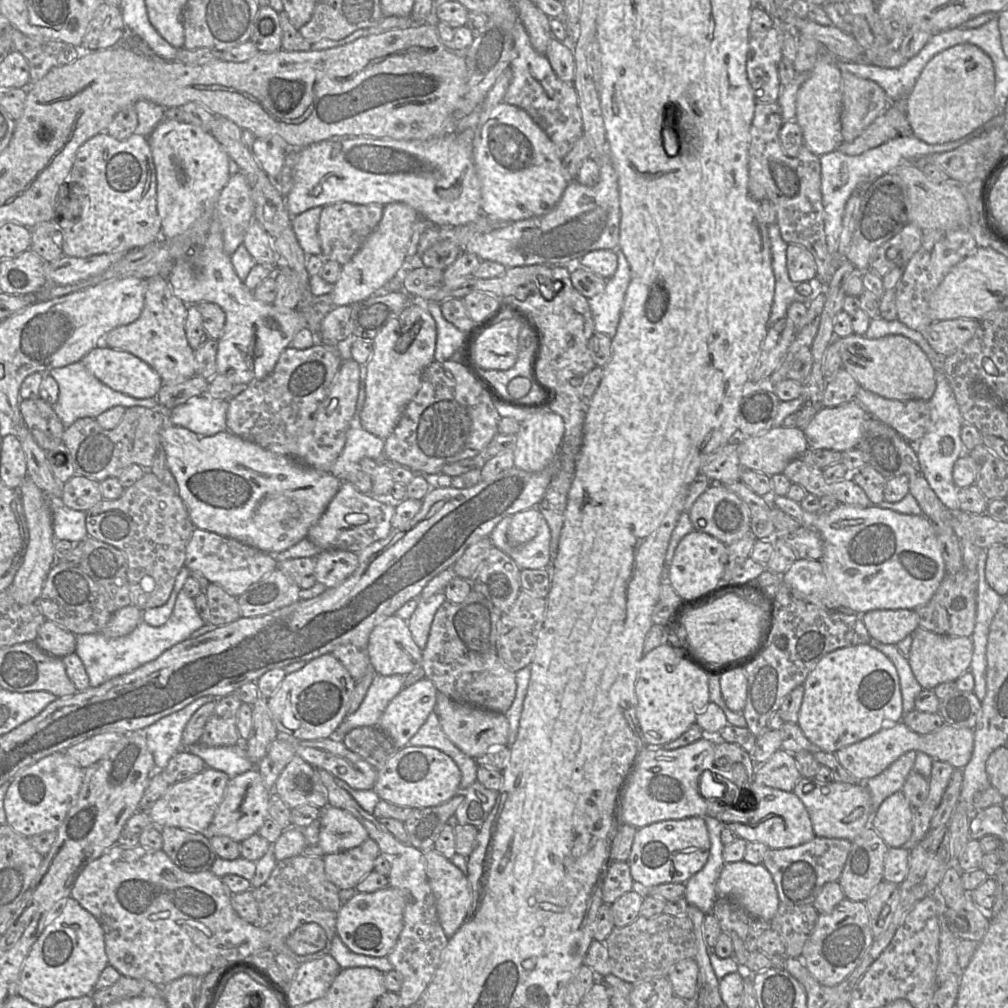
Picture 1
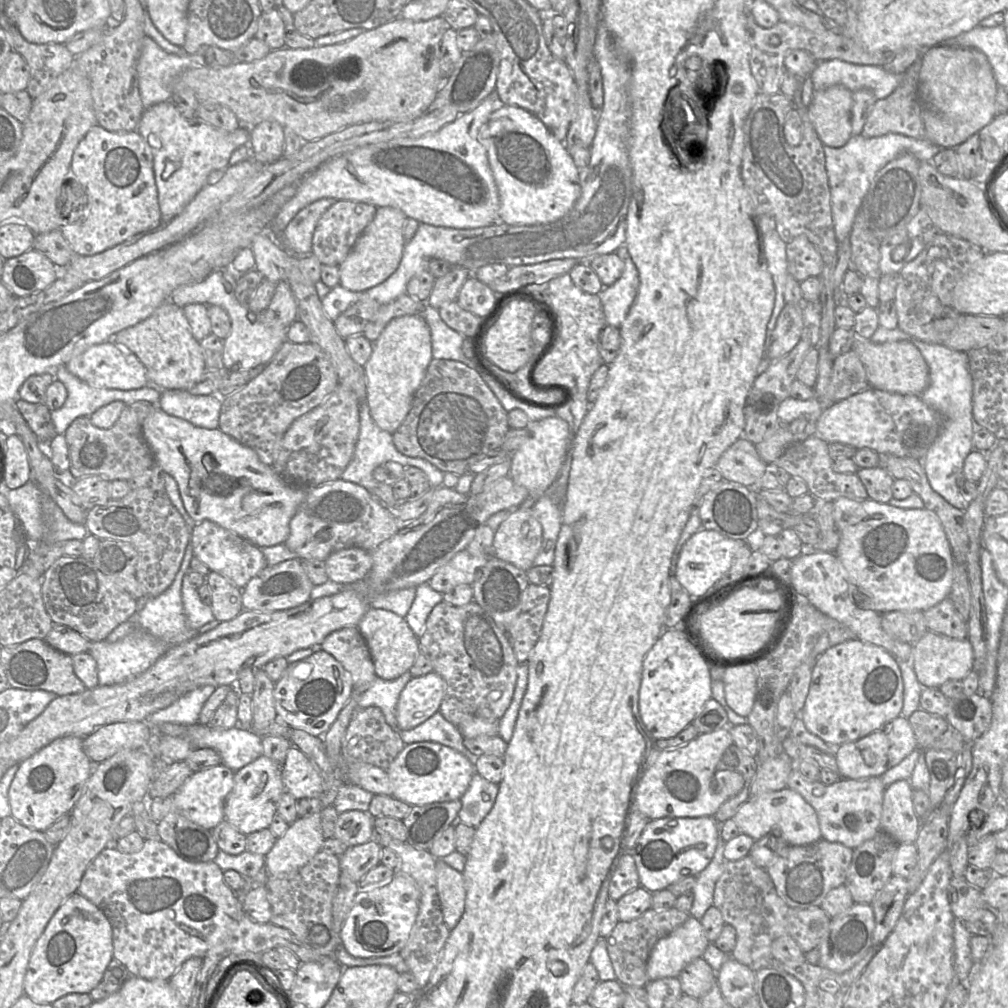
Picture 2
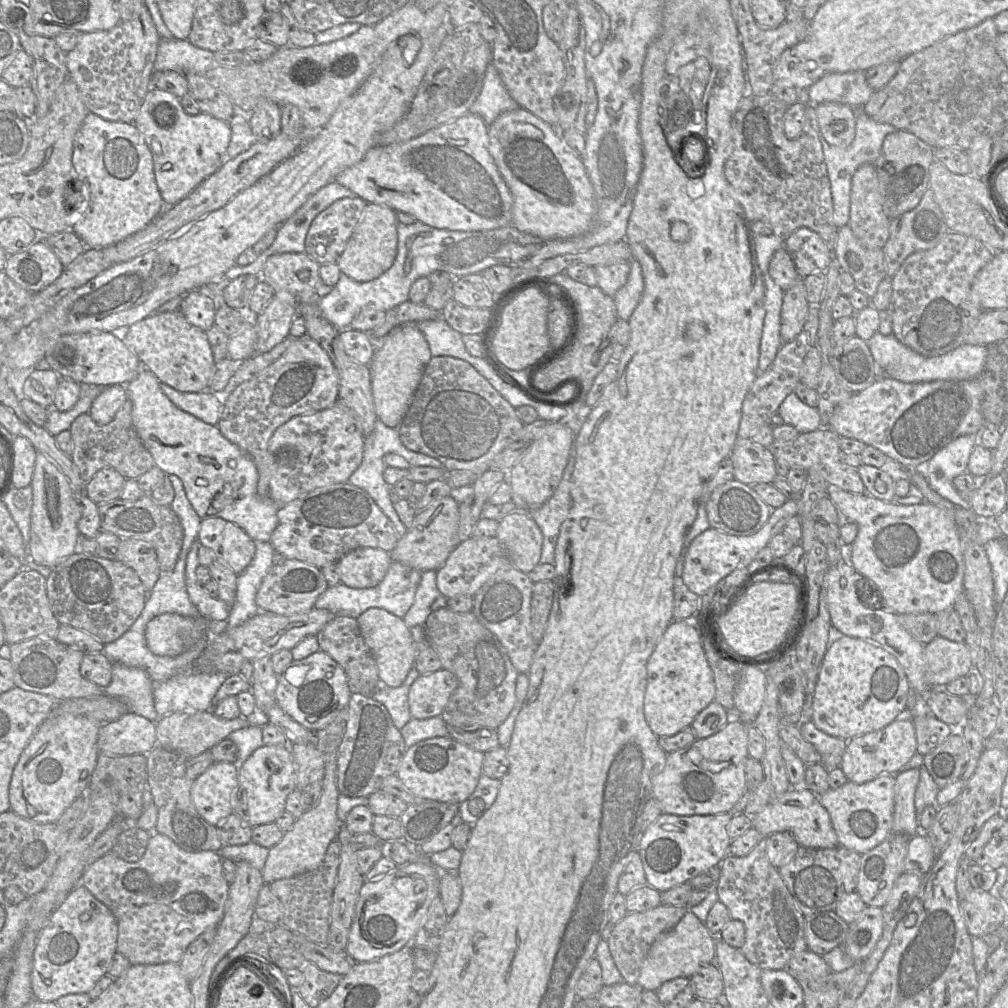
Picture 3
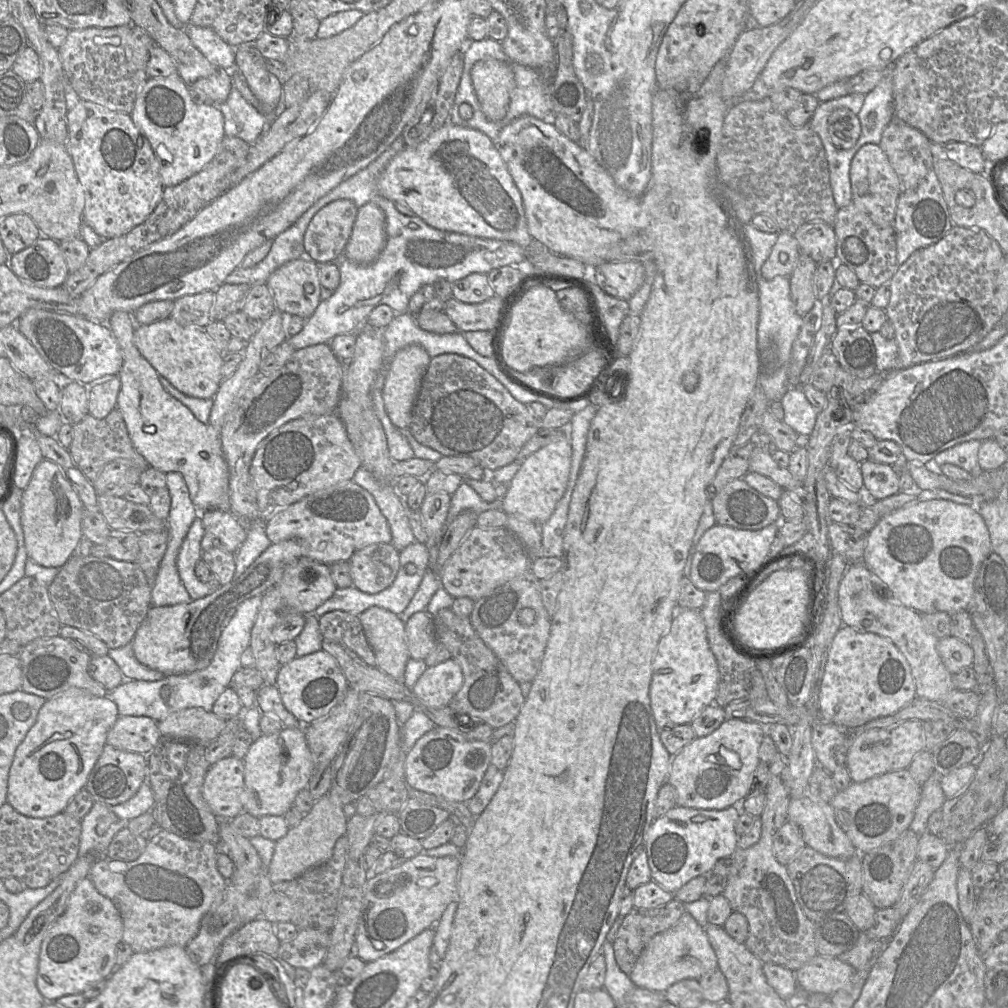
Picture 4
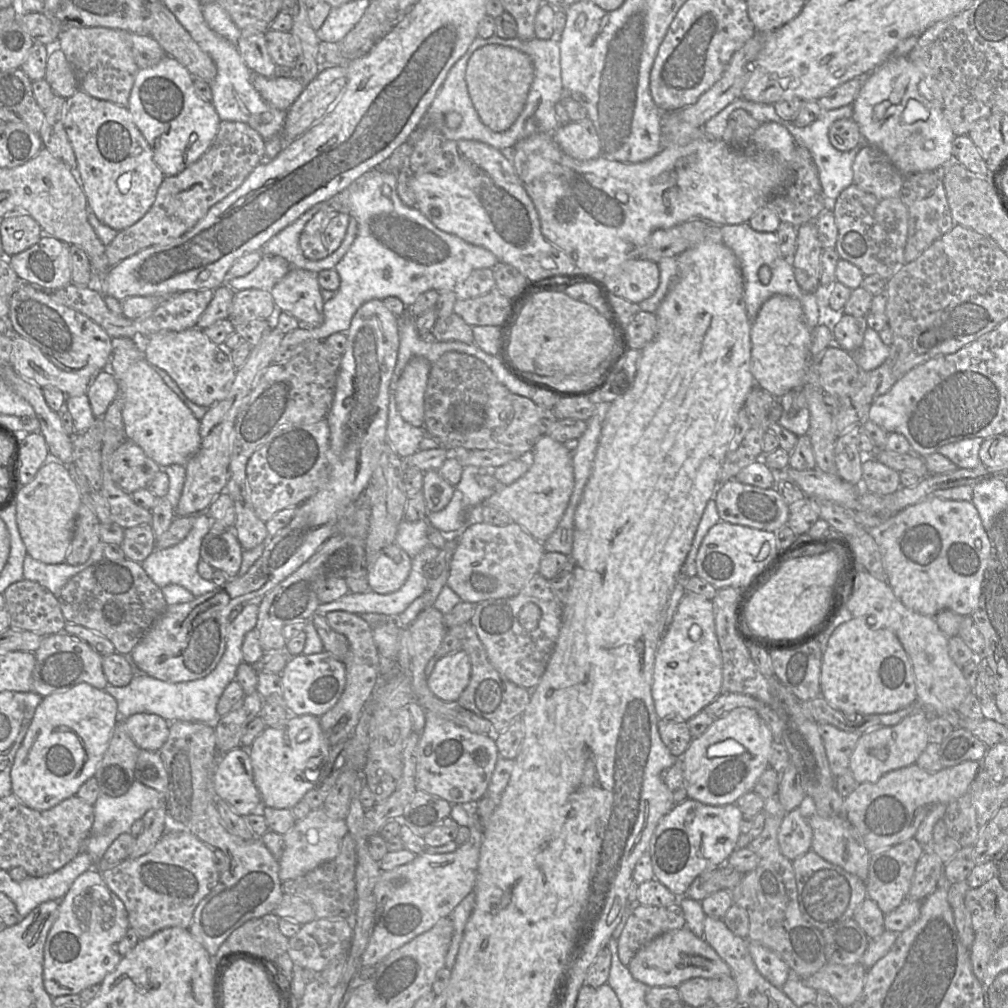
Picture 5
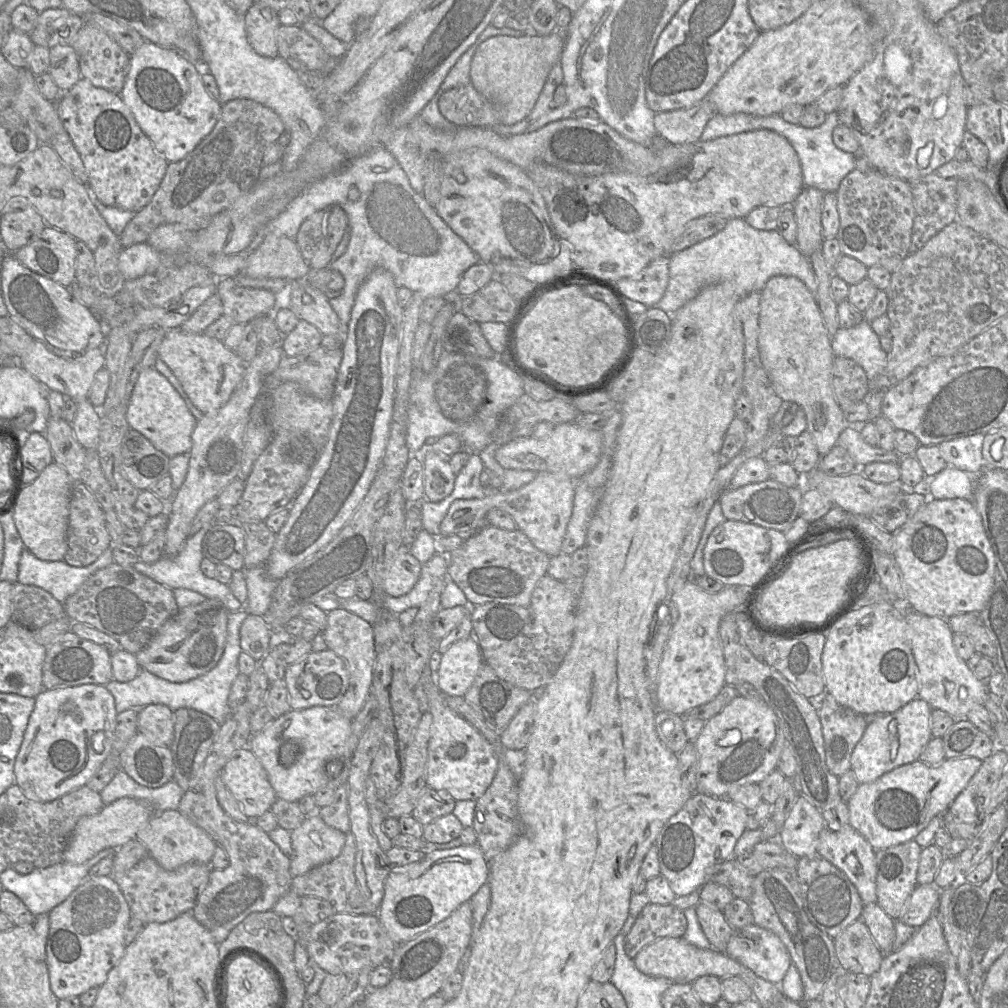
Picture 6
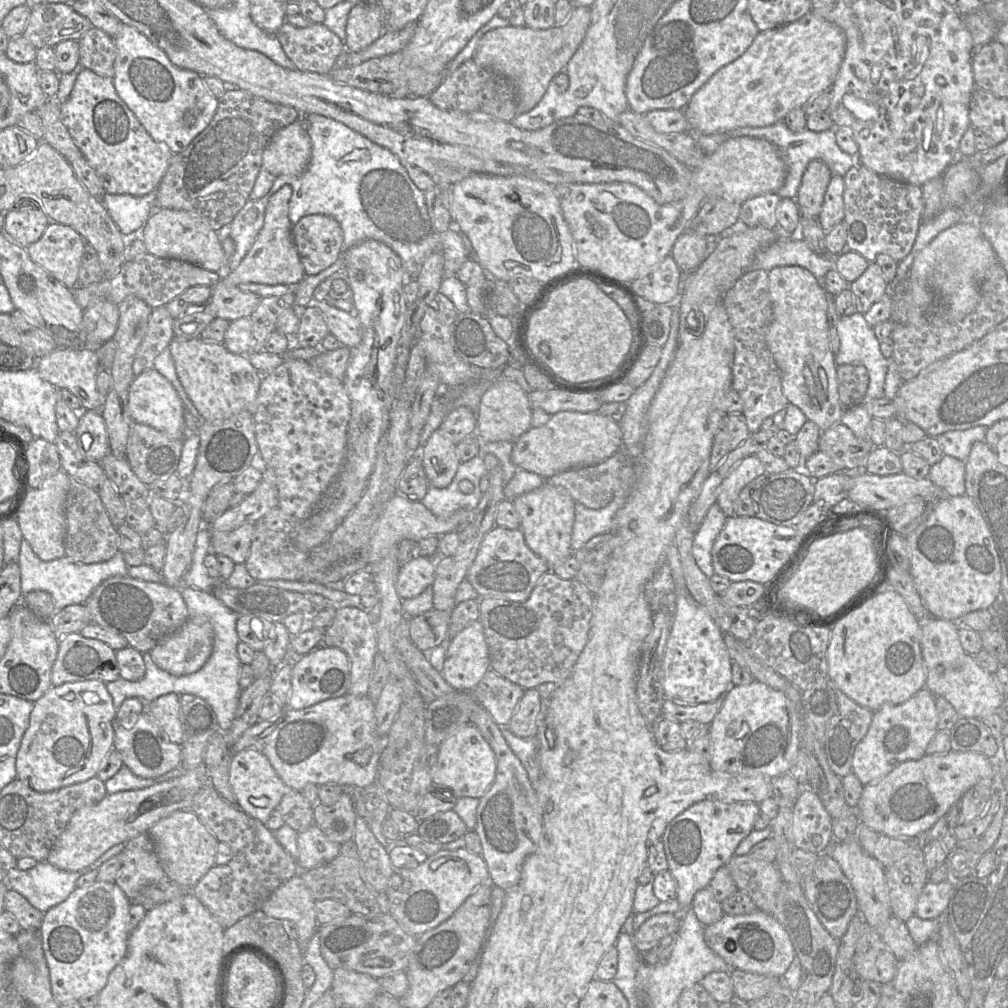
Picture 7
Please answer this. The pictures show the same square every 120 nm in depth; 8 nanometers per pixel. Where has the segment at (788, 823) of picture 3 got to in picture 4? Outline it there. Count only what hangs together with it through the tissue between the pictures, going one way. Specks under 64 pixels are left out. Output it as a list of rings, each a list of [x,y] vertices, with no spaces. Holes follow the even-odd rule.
[[[809,786],[804,796],[790,799],[788,821],[800,827],[804,842],[807,846],[826,856],[847,859],[858,853],[846,833],[836,822],[832,806],[811,795],[809,793]]]

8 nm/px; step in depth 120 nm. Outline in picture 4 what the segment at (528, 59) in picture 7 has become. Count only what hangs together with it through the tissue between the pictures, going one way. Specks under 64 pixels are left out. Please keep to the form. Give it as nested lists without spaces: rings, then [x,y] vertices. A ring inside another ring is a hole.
[[[494,58],[479,60],[471,69],[471,80],[486,118],[491,122],[501,121],[515,87],[513,64]]]

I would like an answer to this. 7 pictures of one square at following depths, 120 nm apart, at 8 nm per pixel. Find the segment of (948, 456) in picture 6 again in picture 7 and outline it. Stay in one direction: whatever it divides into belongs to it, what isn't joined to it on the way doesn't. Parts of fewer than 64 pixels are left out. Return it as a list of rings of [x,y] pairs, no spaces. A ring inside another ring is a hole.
[[[976,426],[965,430],[952,430],[935,438],[944,454],[966,461],[972,445],[985,440],[987,429],[985,426]]]

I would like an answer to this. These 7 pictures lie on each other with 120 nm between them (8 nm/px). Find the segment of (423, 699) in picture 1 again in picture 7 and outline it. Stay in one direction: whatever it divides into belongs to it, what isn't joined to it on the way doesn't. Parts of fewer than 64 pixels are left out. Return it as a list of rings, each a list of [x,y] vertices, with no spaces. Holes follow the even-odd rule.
[[[479,620],[446,642],[441,674],[456,691],[472,691],[489,668],[489,650]]]

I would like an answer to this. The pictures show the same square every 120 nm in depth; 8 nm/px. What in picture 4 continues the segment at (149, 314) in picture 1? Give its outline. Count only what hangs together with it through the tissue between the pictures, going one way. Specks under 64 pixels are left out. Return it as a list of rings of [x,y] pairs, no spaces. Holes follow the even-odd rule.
[[[167,317],[147,325],[136,325],[133,341],[157,373],[181,393],[194,398],[214,398],[223,381],[223,353],[217,349],[204,328],[182,326]]]

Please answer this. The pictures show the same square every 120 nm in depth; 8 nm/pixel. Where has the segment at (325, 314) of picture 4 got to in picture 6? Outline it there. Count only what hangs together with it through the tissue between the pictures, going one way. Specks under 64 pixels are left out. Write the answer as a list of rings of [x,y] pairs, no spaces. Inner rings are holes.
[[[375,147],[361,155],[342,169],[311,183],[303,189],[273,220],[263,226],[253,237],[248,248],[240,254],[248,255],[263,241],[268,233],[282,235],[295,240],[301,224],[312,214],[330,206],[341,207],[348,217],[350,241],[345,252],[328,266],[330,271],[338,271],[345,280],[345,286],[337,298],[329,300],[332,309],[337,314],[343,326],[347,326],[359,287],[369,274],[382,268],[389,271],[398,288],[406,287],[413,293],[419,293],[424,298],[443,296],[456,311],[460,311],[462,299],[457,285],[463,273],[480,262],[478,255],[438,216],[421,193],[413,190],[410,182],[394,156],[384,147]]]

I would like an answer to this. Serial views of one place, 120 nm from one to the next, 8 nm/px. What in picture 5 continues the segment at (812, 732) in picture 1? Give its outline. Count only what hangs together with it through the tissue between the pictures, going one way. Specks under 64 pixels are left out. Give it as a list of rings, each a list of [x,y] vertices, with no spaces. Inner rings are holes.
[[[862,616],[838,625],[822,655],[820,695],[845,714],[886,714],[917,702],[910,658],[892,631],[873,630],[874,623],[874,617]]]

